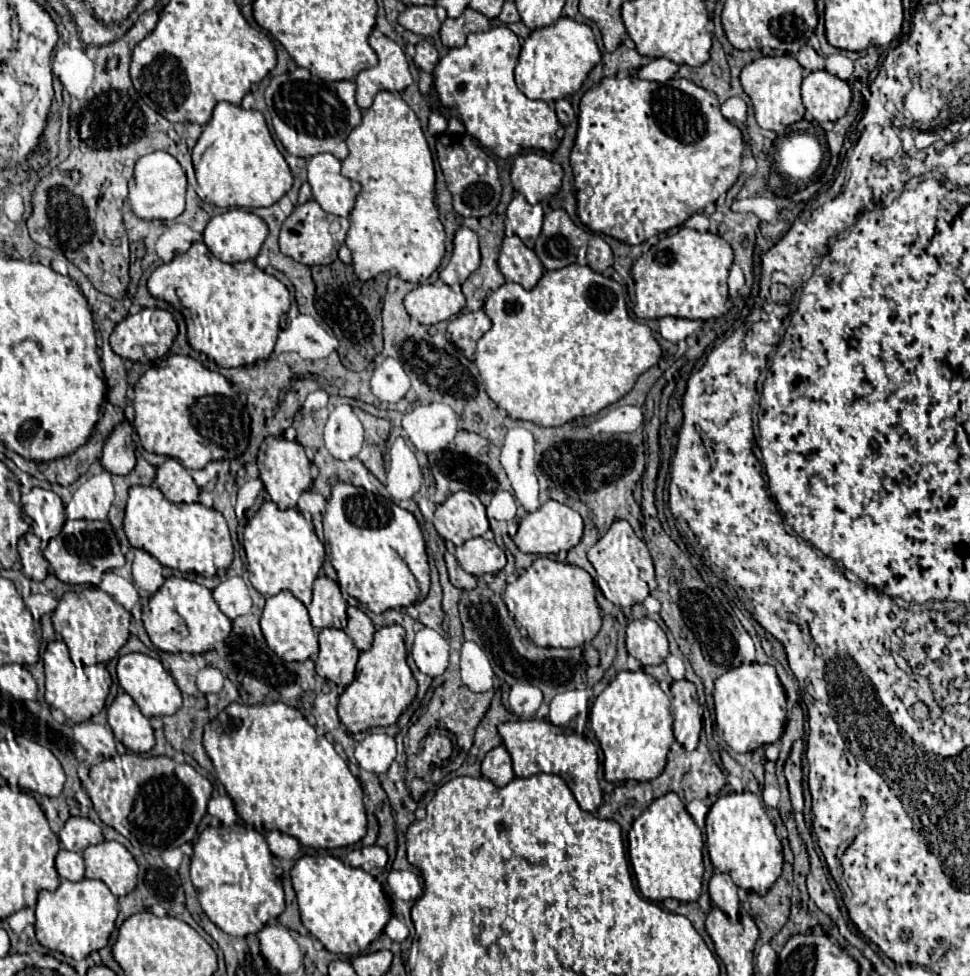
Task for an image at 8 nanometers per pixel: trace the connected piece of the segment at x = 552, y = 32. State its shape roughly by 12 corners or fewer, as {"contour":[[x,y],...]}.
{"contour":[[560,16],[522,44],[516,84],[532,100],[580,90],[600,62],[588,24]]}

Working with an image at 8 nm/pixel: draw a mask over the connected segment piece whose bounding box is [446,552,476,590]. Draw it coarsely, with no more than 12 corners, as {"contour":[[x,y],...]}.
{"contour":[[446,552],[450,582],[460,590],[474,590],[476,576],[464,572]]}

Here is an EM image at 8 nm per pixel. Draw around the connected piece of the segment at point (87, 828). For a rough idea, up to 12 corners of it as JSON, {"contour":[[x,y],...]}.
{"contour":[[82,816],[70,818],[60,842],[70,852],[100,844],[100,826]]}

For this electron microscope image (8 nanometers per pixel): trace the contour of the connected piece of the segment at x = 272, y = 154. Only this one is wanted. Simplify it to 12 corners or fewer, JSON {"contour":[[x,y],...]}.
{"contour":[[218,102],[192,162],[220,208],[276,204],[292,172],[258,110]]}

